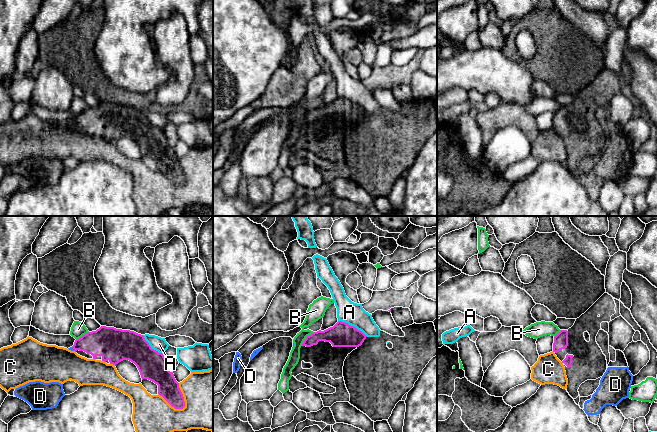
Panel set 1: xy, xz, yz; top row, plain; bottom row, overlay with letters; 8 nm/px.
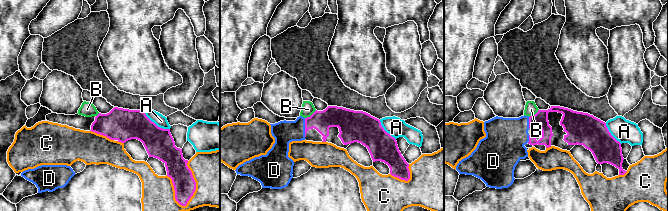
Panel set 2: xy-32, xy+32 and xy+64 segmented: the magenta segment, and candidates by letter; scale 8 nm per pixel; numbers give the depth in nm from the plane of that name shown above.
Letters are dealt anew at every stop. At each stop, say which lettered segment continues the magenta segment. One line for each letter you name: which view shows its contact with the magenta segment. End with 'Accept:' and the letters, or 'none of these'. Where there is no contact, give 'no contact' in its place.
D: meets magenta in xy
Accept: D

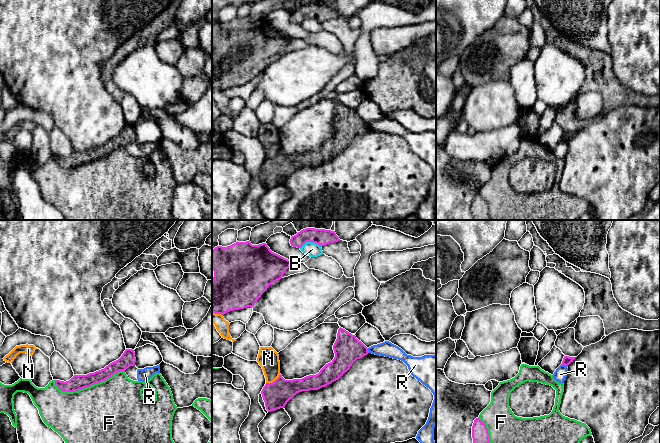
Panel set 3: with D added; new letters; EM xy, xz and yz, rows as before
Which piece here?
Accept: none of these

